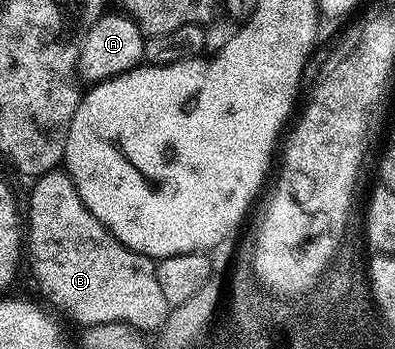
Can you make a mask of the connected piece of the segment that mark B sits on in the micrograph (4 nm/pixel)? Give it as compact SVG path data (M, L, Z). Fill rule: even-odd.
M60 169L53 170L50 174L42 174L40 178L32 183L33 191L29 194L29 222L27 218L27 262L33 265L33 278L41 285L41 294L57 310L62 310L73 322L82 322L82 327L102 326L108 322L124 322L125 325L134 328L157 328L160 327L170 312L170 304L163 300L163 292L159 289L157 279L157 262L145 254L135 252L127 248L118 238L111 233L83 204L83 200L78 196L73 181L70 180L68 173Z

